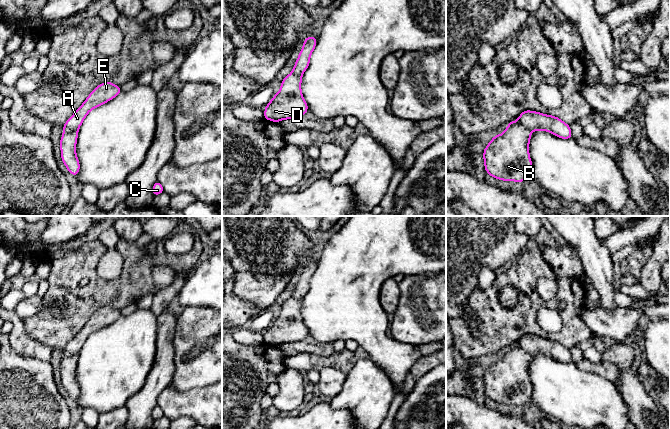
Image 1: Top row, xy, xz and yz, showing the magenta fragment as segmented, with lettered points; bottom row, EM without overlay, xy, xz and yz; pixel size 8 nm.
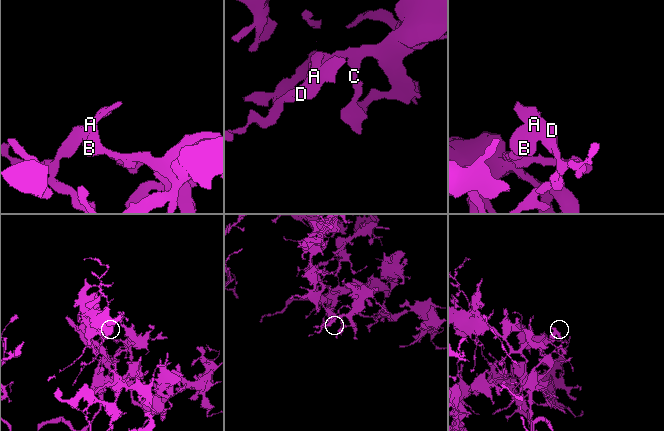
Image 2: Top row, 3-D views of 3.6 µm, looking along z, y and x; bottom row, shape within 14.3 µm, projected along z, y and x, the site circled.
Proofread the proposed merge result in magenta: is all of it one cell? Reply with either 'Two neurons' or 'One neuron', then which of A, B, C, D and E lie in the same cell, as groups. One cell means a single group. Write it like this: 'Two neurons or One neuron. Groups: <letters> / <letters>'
One neuron. Groups: A B C D E

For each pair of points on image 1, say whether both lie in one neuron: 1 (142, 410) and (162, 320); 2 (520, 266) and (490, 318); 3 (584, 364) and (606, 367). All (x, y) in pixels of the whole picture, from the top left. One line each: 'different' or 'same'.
1: same
2: same
3: same

